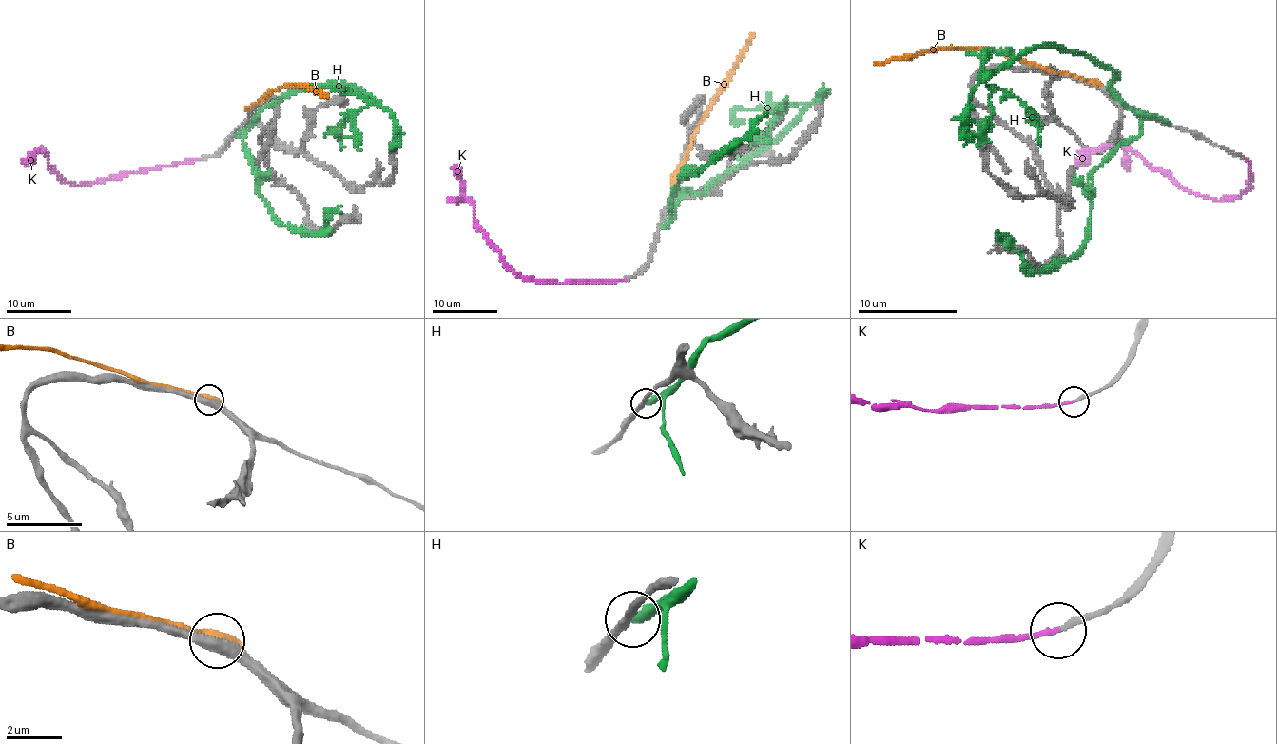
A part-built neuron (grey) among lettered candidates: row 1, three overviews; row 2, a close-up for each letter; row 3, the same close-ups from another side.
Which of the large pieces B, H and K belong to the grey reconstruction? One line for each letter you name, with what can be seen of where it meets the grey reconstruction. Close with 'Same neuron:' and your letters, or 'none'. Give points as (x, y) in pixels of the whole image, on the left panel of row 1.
K: meets grey at (198, 159)
Same neuron: K

